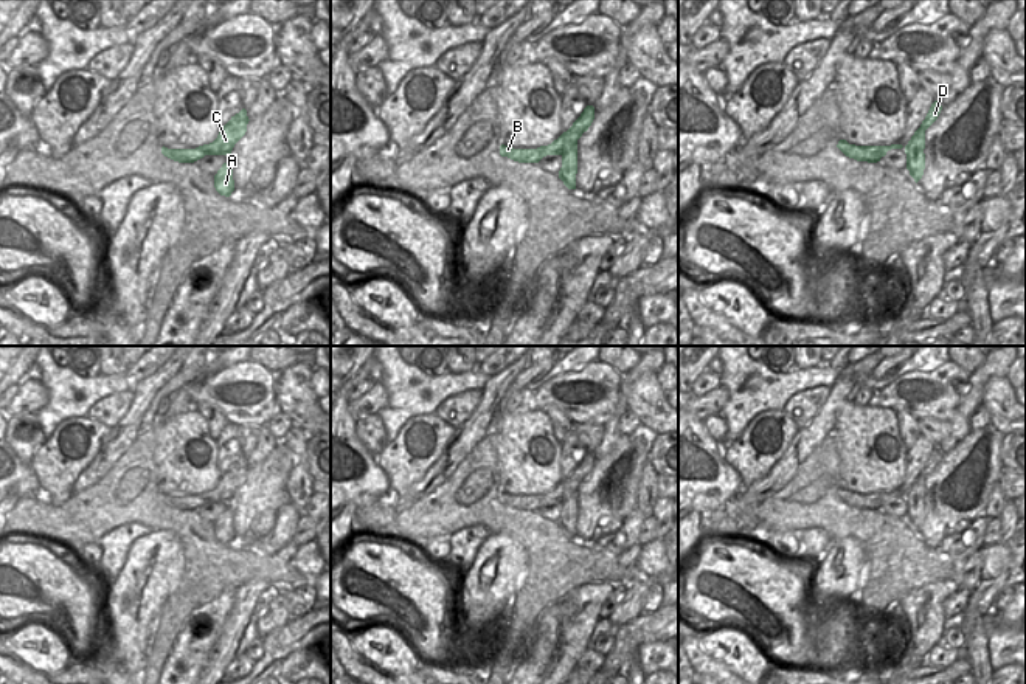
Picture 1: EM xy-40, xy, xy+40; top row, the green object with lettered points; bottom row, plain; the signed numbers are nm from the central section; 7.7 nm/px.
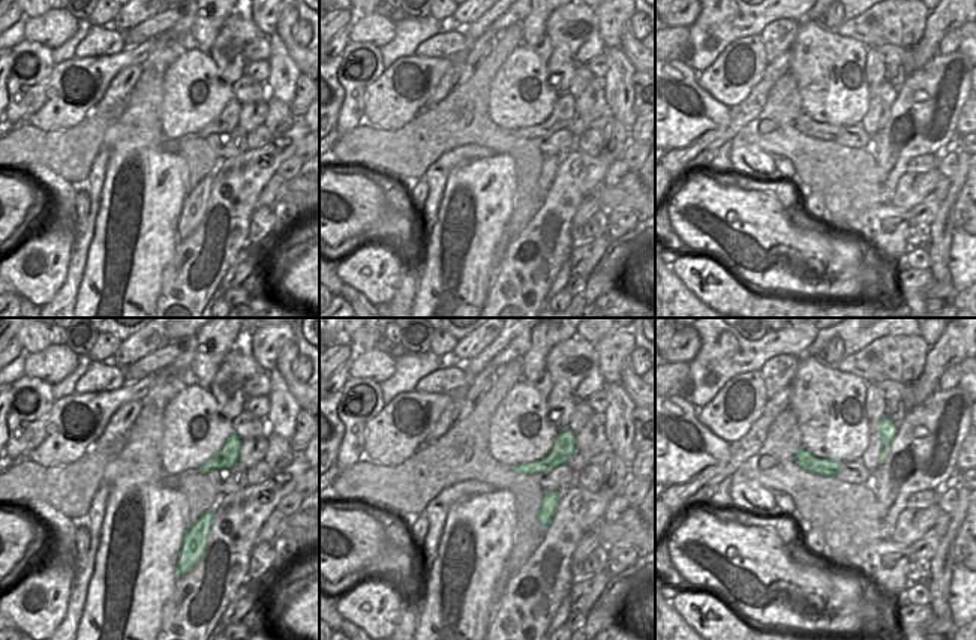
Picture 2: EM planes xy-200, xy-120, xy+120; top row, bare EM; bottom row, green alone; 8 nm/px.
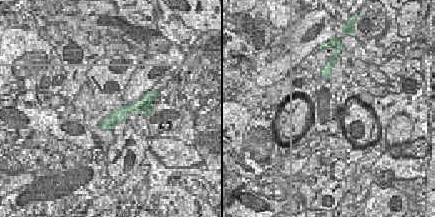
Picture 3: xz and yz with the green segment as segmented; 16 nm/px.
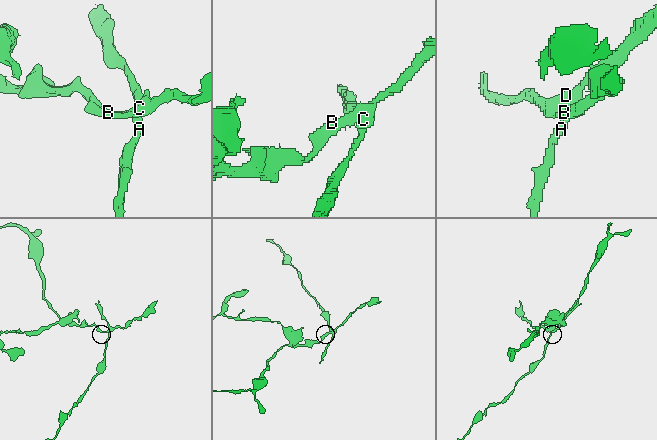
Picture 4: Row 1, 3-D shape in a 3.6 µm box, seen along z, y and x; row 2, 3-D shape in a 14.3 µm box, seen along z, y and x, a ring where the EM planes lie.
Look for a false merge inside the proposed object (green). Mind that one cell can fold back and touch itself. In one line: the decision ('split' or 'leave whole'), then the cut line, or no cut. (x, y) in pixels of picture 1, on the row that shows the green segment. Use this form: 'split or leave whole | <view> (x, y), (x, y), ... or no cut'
split | xy (576, 143), (561, 154)

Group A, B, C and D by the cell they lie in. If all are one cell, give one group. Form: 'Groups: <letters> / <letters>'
Groups: A / B C D

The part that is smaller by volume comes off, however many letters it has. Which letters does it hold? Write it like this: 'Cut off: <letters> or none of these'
Cut off: A

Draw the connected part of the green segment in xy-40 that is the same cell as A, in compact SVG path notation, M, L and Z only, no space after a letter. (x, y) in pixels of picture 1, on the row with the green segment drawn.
M228 160L214 175L214 188L220 195L230 197L234 191L233 163Z

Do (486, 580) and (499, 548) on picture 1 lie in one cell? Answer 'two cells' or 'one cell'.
one cell

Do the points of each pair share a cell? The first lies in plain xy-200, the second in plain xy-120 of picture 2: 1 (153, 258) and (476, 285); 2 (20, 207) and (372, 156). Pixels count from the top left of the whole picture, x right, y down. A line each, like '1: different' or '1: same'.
1: same
2: different

